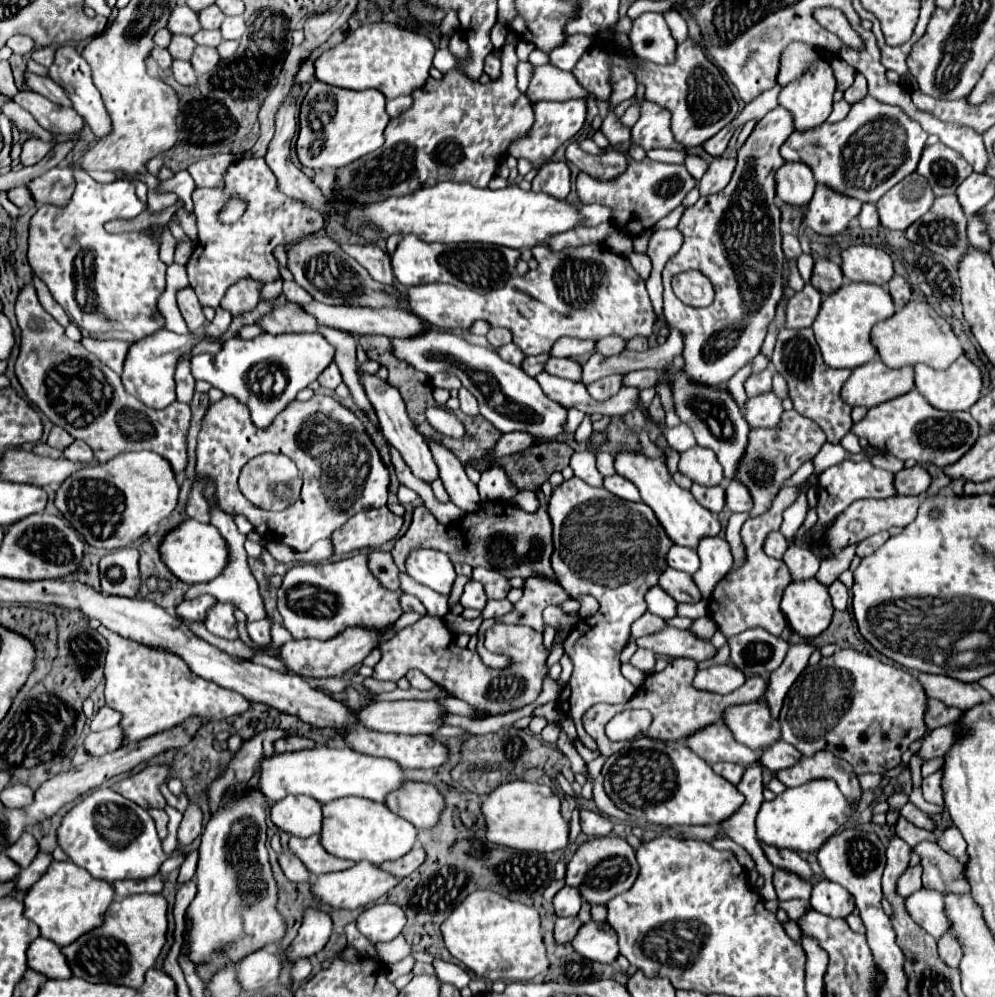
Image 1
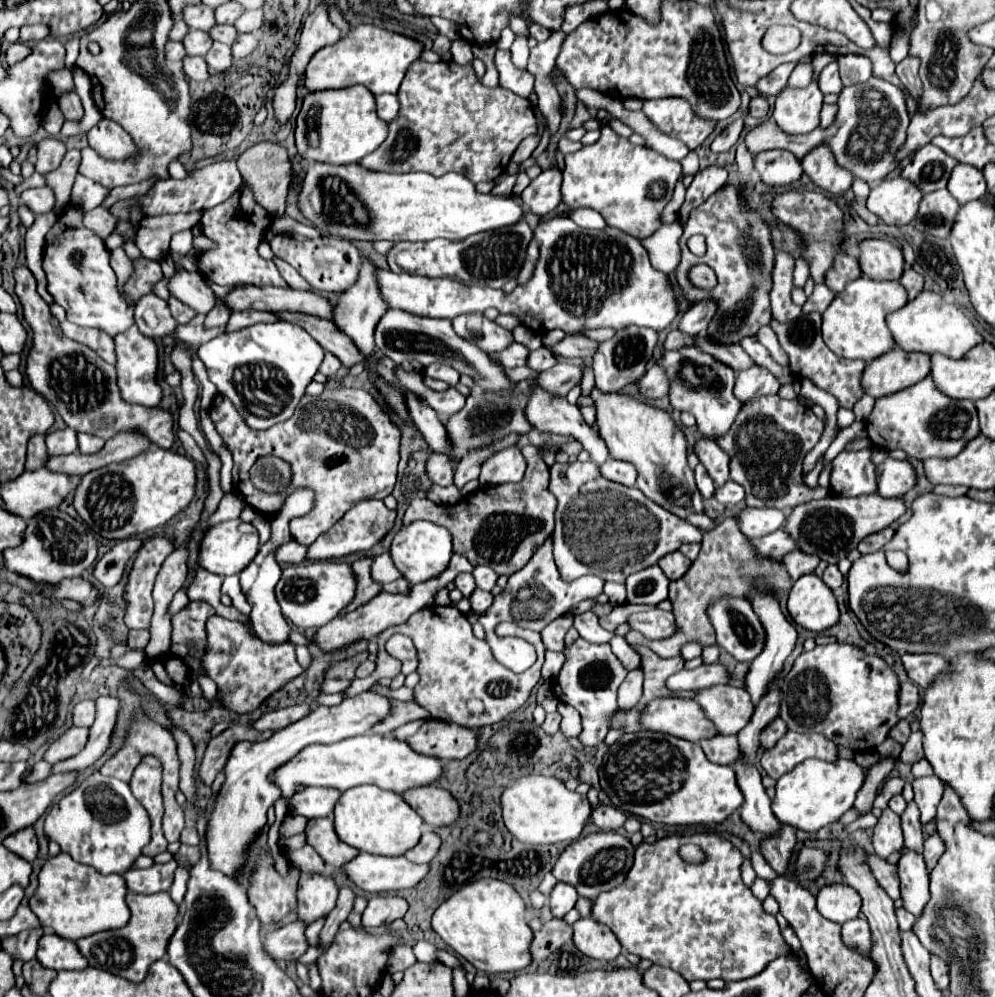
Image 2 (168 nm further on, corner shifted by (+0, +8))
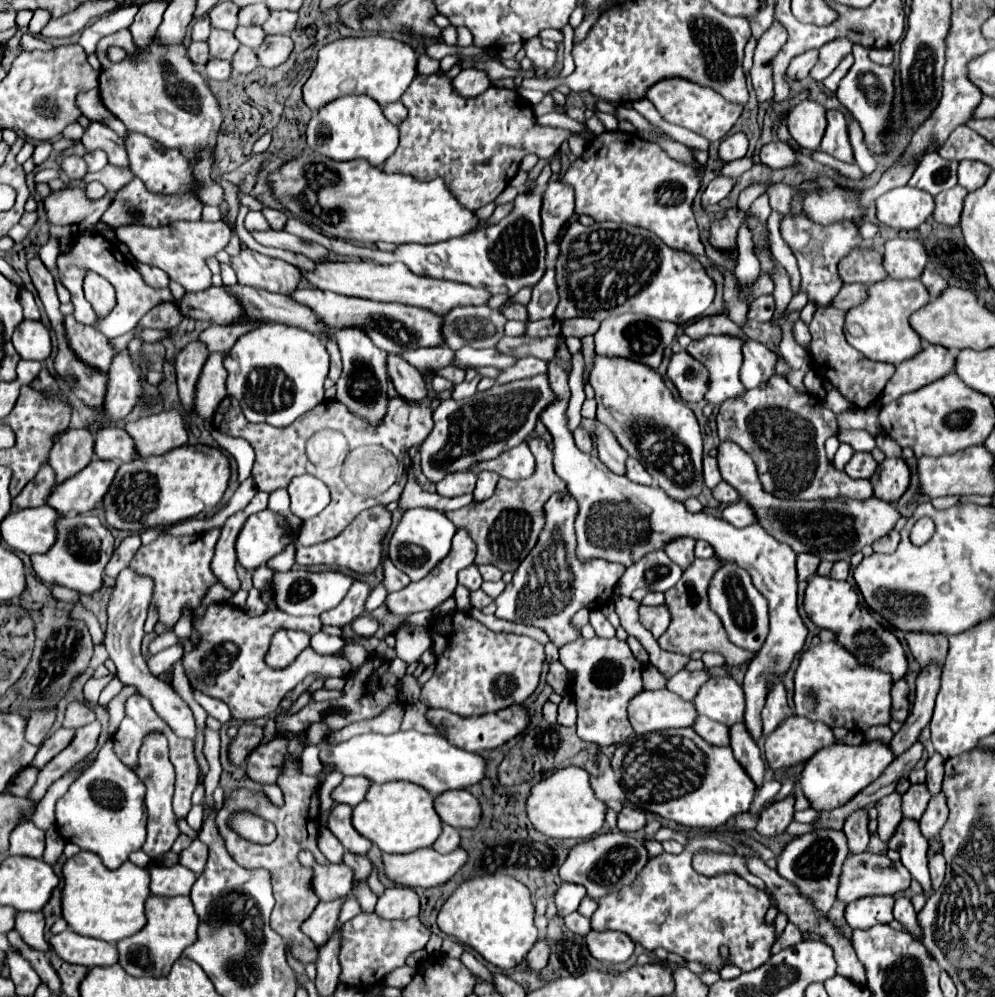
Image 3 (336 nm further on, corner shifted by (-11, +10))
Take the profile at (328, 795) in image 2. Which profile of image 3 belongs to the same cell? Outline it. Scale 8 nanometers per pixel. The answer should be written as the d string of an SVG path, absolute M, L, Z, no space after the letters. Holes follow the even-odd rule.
M346 776L342 780L342 784L332 792L332 800L338 802L346 802L346 804L360 804L368 792L368 788L372 786L372 780L366 776Z

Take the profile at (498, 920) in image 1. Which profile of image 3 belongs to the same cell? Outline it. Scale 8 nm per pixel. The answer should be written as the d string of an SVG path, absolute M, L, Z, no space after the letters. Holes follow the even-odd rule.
M504 874L480 876L462 882L442 904L438 928L444 934L454 936L460 944L474 948L486 962L500 970L518 966L538 940L538 930L534 926L534 906L528 888Z

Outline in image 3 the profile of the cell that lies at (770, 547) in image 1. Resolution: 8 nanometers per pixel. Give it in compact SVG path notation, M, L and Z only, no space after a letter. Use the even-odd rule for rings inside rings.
M738 500L738 502L734 502L734 504L728 504L728 506L722 510L722 518L724 518L726 522L730 522L732 526L742 528L742 526L754 524L754 518L756 518L756 516L752 516L752 510L748 508L748 504L744 504L744 500Z

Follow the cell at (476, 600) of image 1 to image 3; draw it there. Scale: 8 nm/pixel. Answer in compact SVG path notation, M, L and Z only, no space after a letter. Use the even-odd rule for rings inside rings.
M472 564L472 566L464 568L464 570L460 570L458 572L458 584L466 586L468 590L478 590L480 584L482 584L482 576L480 576L478 568Z

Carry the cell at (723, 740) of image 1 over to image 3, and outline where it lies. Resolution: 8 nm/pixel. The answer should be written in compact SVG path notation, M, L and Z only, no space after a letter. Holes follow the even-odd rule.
M640 690L628 704L628 720L636 734L686 728L694 724L696 710L670 690Z

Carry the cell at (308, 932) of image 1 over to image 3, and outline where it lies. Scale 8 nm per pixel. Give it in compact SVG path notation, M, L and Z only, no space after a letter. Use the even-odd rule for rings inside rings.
M324 864L314 866L314 892L320 900L338 900L346 898L352 890L354 870L346 864Z

